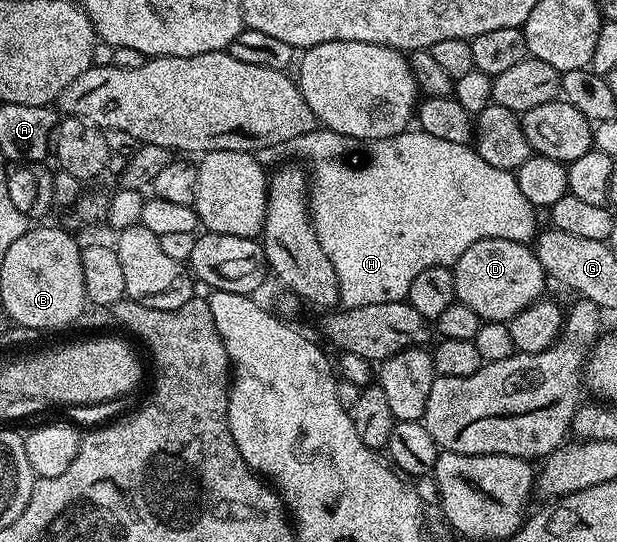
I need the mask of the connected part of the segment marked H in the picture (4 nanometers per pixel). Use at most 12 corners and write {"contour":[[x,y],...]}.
{"contour":[[419,128],[302,135],[345,307],[478,240],[531,243],[511,170]]}

